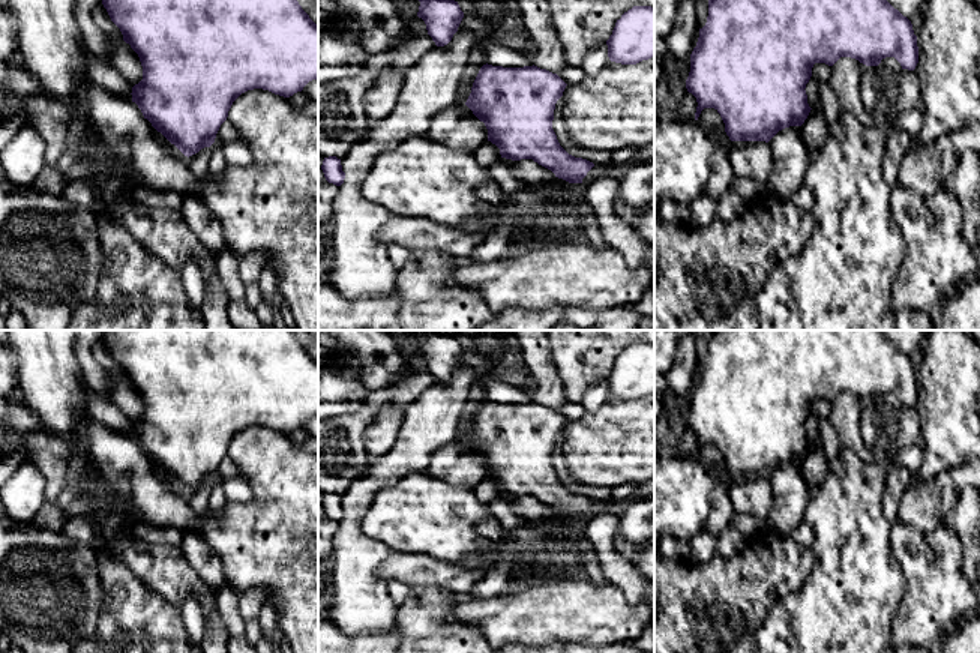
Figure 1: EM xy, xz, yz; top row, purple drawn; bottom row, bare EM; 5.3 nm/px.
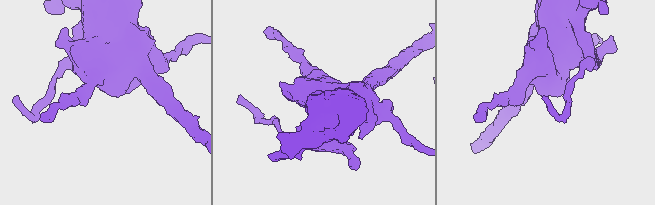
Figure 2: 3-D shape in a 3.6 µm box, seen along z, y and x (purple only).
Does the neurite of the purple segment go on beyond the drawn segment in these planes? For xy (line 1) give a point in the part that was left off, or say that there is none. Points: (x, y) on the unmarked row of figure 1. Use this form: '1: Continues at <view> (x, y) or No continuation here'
1: No continuation here

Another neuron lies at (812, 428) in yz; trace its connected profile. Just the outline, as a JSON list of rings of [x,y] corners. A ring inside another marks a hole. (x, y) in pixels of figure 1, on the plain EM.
[[[810,413],[806,420],[807,440],[812,444],[807,455],[801,461],[801,474],[807,488],[818,486],[824,482],[828,470],[828,459],[819,437],[818,417]]]

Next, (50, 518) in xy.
[[[45,501],[39,512],[32,519],[36,530],[42,533],[60,533],[66,519],[63,509],[54,501]]]

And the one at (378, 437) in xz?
[[[384,404],[377,407],[378,413],[375,420],[365,428],[362,434],[363,447],[369,456],[369,462],[362,467],[365,476],[371,464],[386,455],[395,444],[395,438],[401,428],[404,405]]]

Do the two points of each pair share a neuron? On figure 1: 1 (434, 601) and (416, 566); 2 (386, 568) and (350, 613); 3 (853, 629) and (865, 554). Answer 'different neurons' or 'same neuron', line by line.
1: different neurons
2: different neurons
3: same neuron

